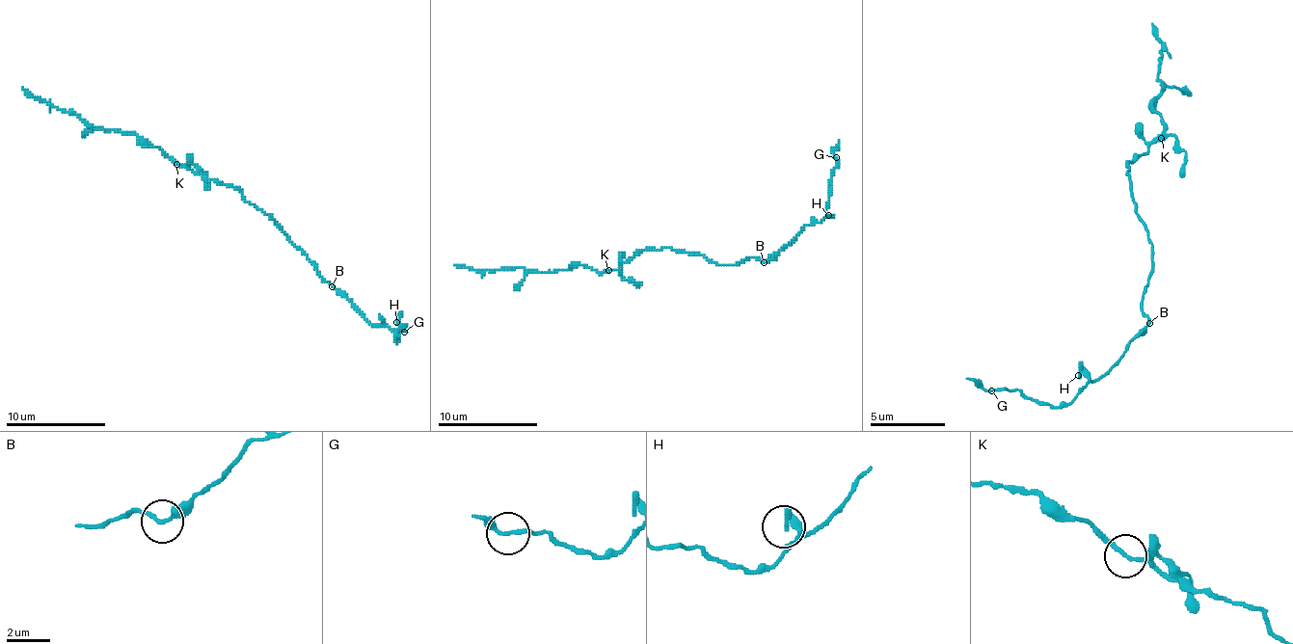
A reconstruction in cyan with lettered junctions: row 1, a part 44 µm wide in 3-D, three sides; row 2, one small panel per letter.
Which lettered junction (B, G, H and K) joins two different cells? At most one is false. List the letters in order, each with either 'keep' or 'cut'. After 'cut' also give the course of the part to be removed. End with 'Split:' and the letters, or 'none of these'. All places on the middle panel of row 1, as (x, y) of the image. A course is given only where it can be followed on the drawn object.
B: keep
G: keep
H: keep
K: cut; course (609, 270), (597, 272), (577, 265), (567, 270), (526, 272), (522, 267), (471, 270), (454, 265)
Split: K

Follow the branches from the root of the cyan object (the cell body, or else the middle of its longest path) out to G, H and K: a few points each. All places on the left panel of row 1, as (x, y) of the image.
G: (257, 209), (262, 209), (307, 256), (314, 269), (372, 324), (387, 327), (396, 341), (396, 336), (404, 332)
H: (257, 209), (262, 209), (307, 256), (314, 269), (372, 324), (396, 329), (396, 322)
K: (257, 209), (237, 189), (204, 179), (190, 167), (177, 164)

